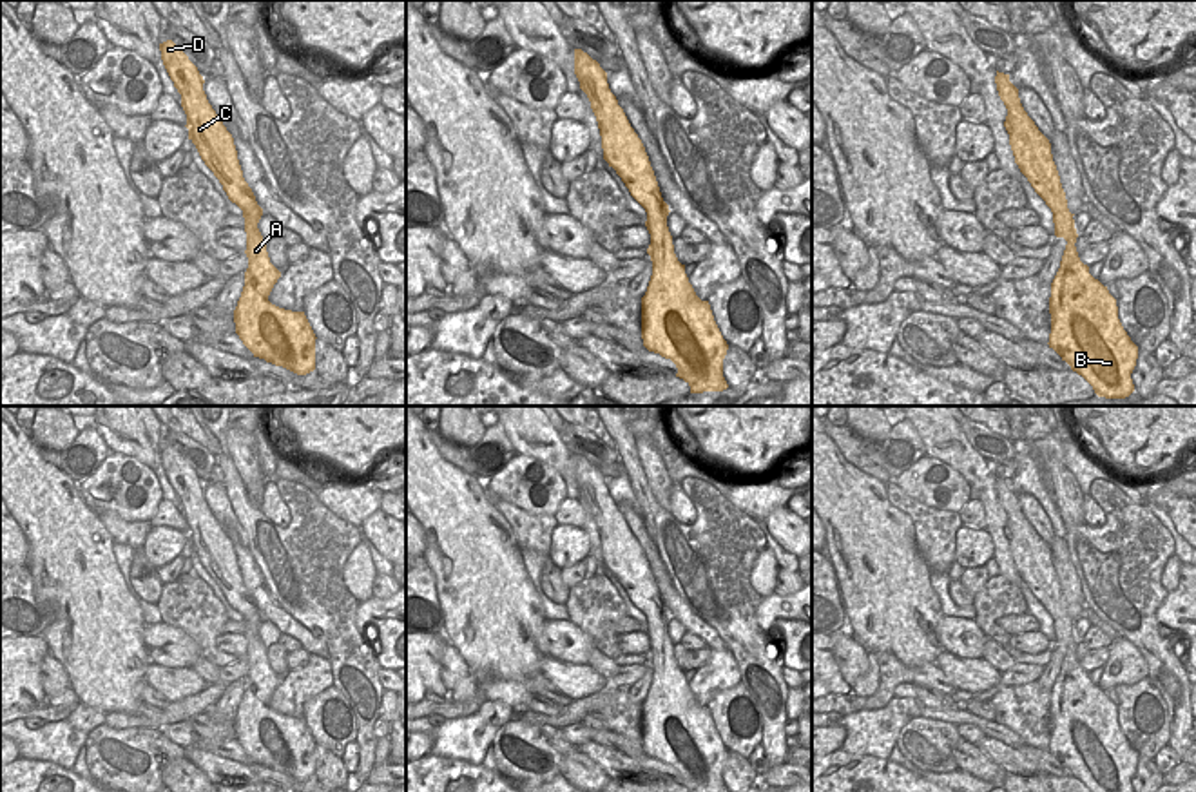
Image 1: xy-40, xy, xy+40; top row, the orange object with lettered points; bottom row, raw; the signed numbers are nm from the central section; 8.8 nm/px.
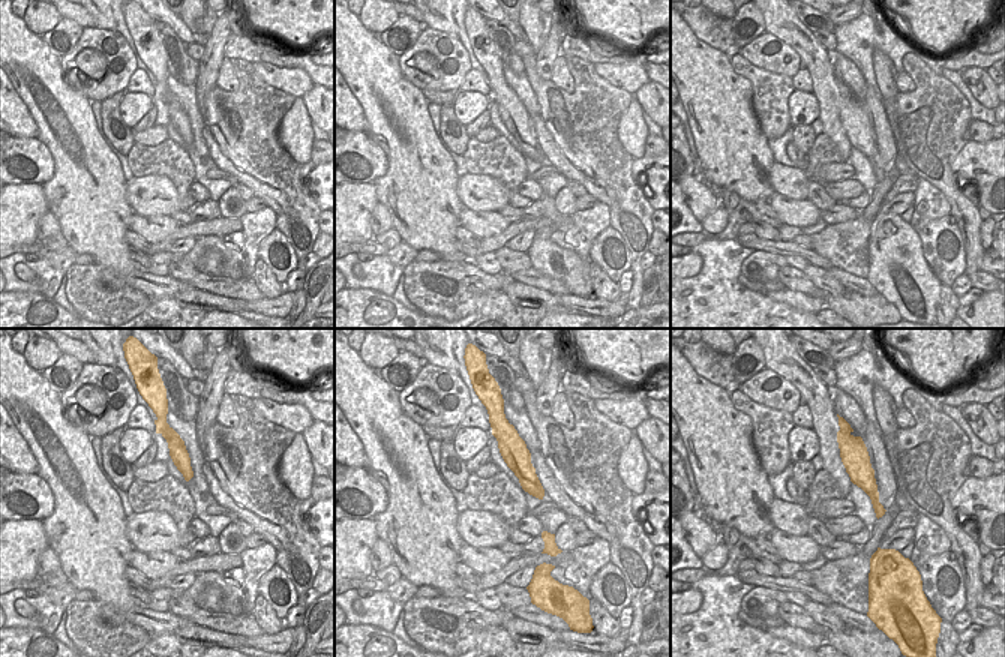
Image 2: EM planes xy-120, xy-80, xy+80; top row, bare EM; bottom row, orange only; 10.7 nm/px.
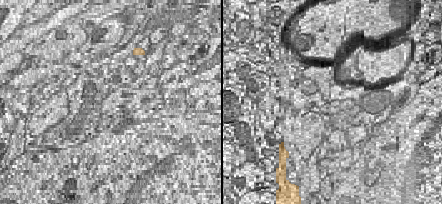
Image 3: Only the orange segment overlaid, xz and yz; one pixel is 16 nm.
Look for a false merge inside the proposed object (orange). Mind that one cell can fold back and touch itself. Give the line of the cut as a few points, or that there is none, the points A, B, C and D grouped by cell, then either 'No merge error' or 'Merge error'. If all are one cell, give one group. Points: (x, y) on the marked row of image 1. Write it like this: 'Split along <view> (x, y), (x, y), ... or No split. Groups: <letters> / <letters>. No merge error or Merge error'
No split. Groups: A B C D. No merge error

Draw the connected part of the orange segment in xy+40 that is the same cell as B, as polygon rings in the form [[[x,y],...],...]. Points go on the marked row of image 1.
[[[997,71],[995,83],[1008,109],[1004,127],[1015,163],[1051,208],[1055,236],[1067,241],[1051,283],[1047,344],[1093,386],[1098,397],[1125,399],[1134,391],[1131,373],[1138,346],[1118,319],[1116,299],[1078,257],[1075,214],[1067,208],[1049,140],[1024,111],[1009,74]]]

